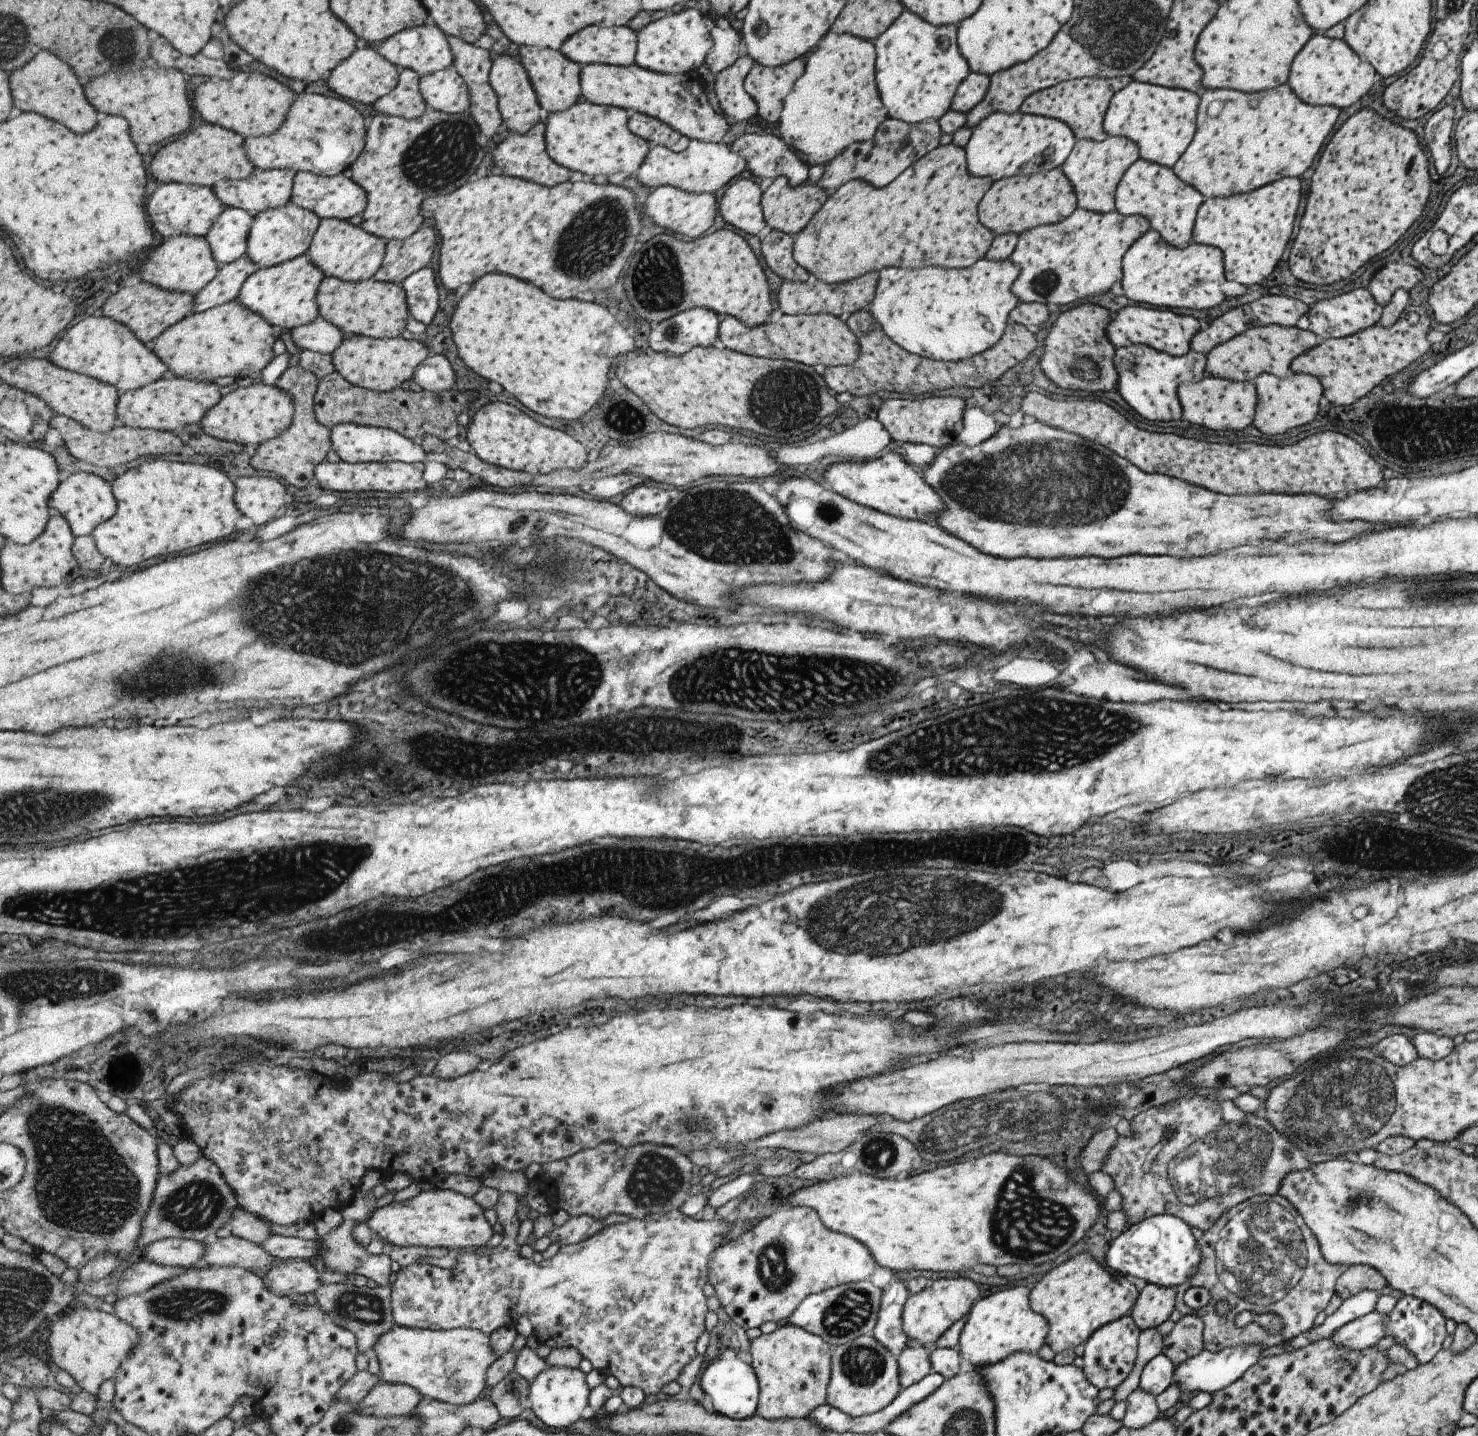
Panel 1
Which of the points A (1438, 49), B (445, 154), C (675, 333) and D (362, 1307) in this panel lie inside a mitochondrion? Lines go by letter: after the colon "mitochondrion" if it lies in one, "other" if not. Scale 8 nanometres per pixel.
A: other
B: mitochondrion
C: mitochondrion
D: mitochondrion

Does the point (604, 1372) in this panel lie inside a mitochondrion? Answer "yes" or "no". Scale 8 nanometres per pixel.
no

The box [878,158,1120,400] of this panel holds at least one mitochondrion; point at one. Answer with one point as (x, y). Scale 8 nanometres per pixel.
(1086, 368)

